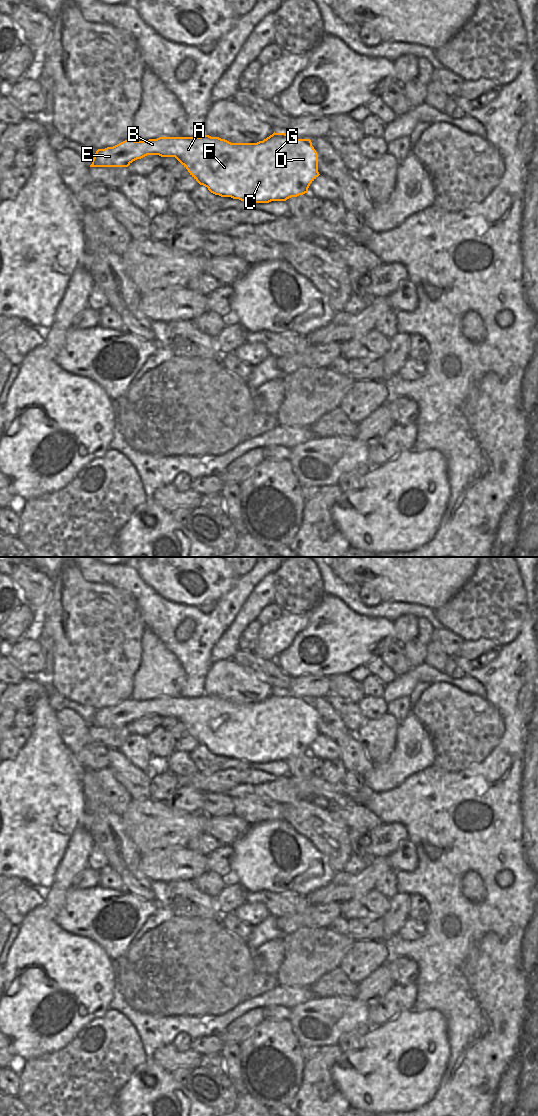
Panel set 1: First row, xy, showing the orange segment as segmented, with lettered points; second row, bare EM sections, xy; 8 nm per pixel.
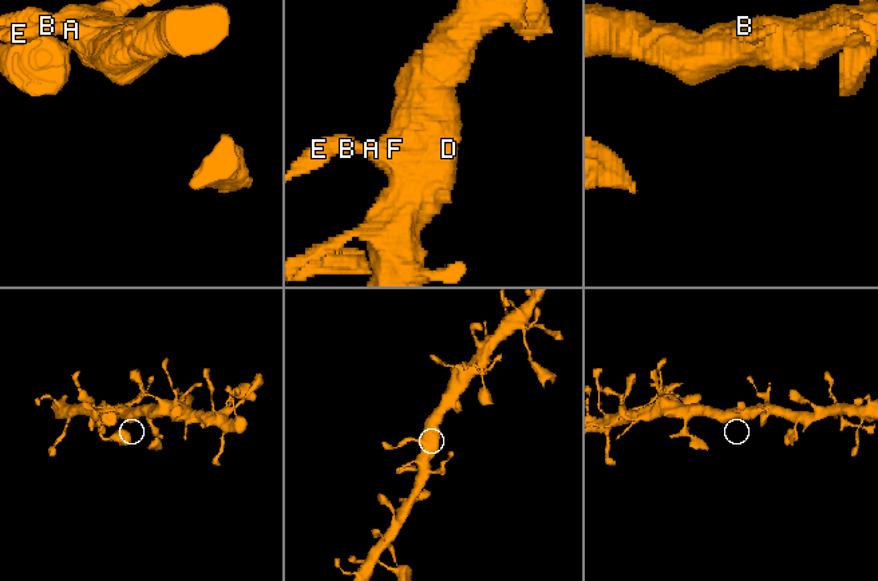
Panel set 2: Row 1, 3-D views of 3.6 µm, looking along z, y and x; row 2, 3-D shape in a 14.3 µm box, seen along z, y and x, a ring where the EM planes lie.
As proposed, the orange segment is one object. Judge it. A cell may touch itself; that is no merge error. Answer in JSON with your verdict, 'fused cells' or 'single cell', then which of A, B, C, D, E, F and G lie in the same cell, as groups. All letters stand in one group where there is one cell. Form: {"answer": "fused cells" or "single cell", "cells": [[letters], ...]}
{"answer": "single cell", "cells": [["A", "B", "C", "D", "E", "F", "G"]]}

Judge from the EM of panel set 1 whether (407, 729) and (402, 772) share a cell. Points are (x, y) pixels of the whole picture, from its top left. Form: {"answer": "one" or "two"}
{"answer": "one"}

